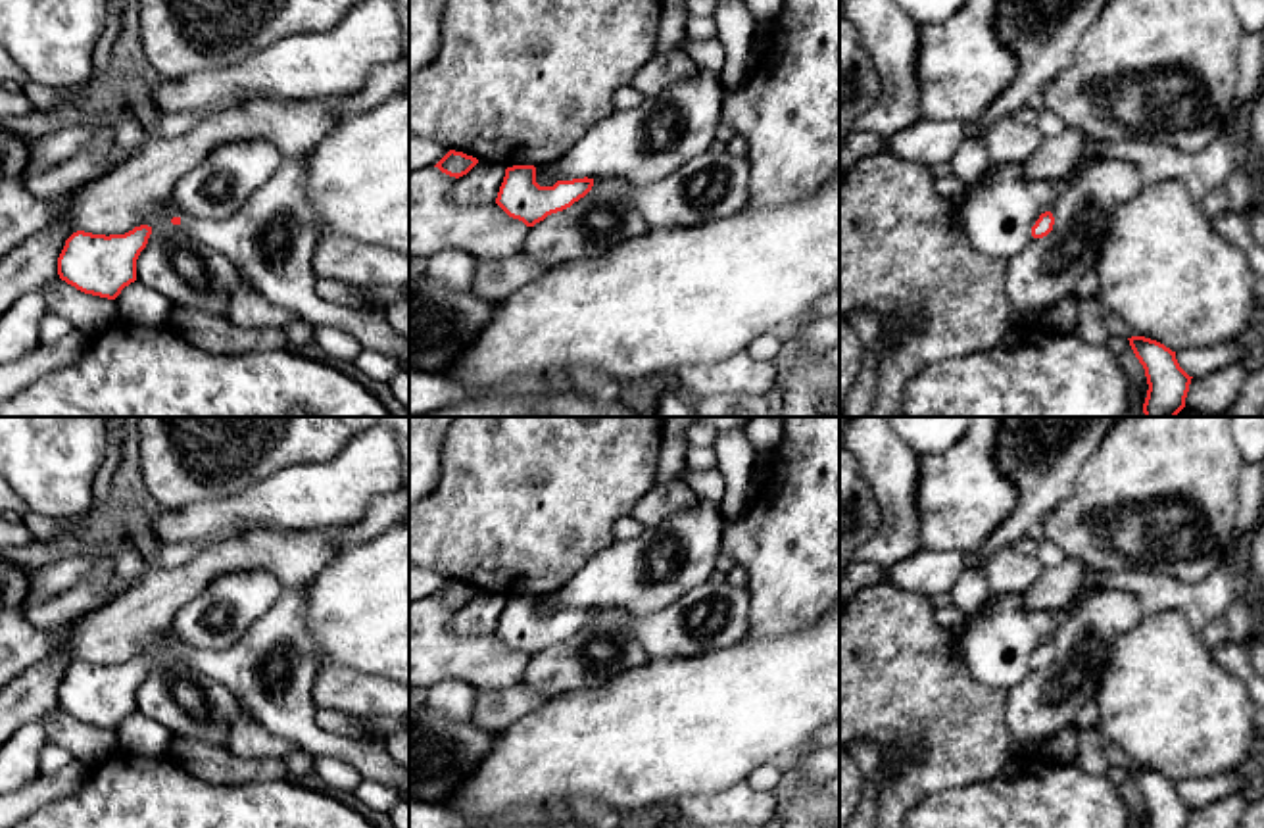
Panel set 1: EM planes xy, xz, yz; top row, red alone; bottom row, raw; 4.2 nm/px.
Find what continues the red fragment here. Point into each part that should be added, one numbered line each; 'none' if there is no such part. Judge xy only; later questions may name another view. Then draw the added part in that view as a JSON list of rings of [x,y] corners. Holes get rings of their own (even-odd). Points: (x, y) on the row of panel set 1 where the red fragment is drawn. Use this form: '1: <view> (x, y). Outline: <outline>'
1: xy (271, 239). Outline: [[[307,154],[286,156],[269,183],[225,221],[181,217],[181,229],[207,248],[221,252],[242,282],[273,305],[313,327],[340,327],[363,350],[396,361],[409,359],[409,340],[392,330],[386,309],[352,309],[325,302],[315,292],[313,254],[323,238],[319,213],[307,184]]]

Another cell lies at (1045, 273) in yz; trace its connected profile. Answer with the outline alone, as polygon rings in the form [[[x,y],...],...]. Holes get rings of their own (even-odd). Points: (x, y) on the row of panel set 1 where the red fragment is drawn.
[[[1082,156],[1070,175],[1068,188],[1051,209],[1053,231],[1043,238],[1032,238],[1022,254],[1007,261],[1005,292],[1018,319],[1030,309],[1049,311],[1064,298],[1074,296],[1078,279],[1097,267],[1114,207],[1135,198],[1145,184],[1131,161],[1108,156]]]

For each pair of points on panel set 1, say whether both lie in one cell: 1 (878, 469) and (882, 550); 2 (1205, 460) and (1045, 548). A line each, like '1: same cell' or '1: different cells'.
1: same cell
2: different cells

